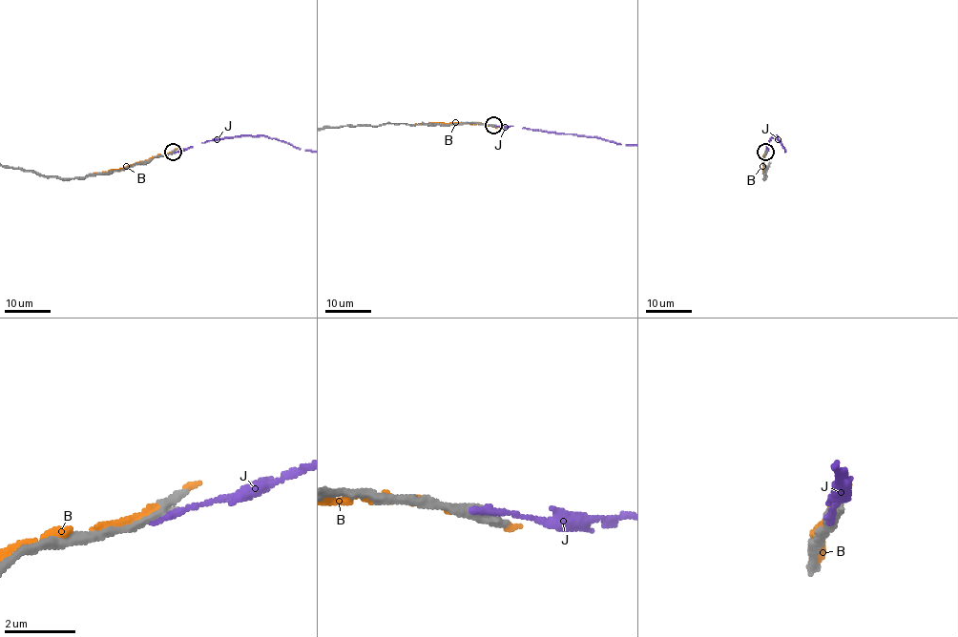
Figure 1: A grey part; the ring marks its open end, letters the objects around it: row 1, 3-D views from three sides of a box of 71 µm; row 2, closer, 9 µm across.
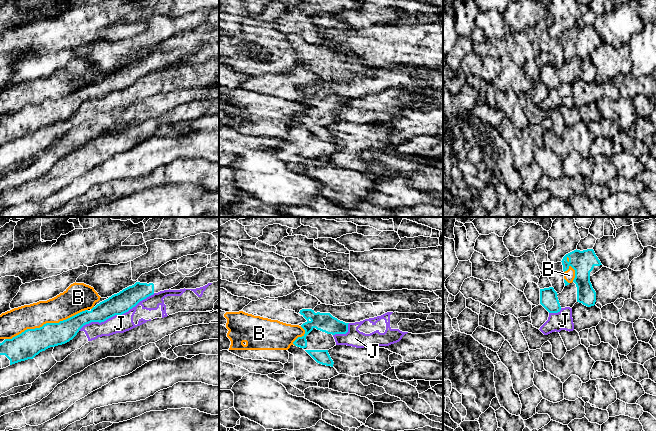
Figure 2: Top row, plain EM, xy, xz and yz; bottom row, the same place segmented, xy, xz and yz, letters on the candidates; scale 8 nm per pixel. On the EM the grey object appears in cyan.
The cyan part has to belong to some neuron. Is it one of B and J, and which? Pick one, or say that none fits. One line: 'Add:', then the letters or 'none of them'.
Add: none of them

